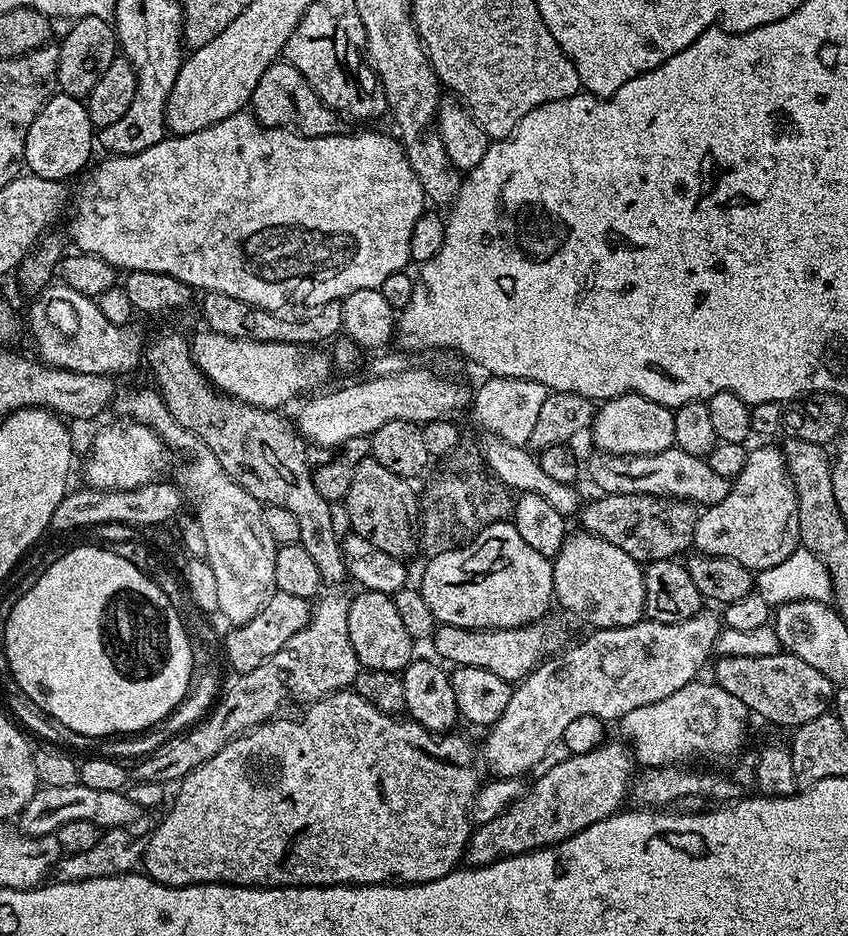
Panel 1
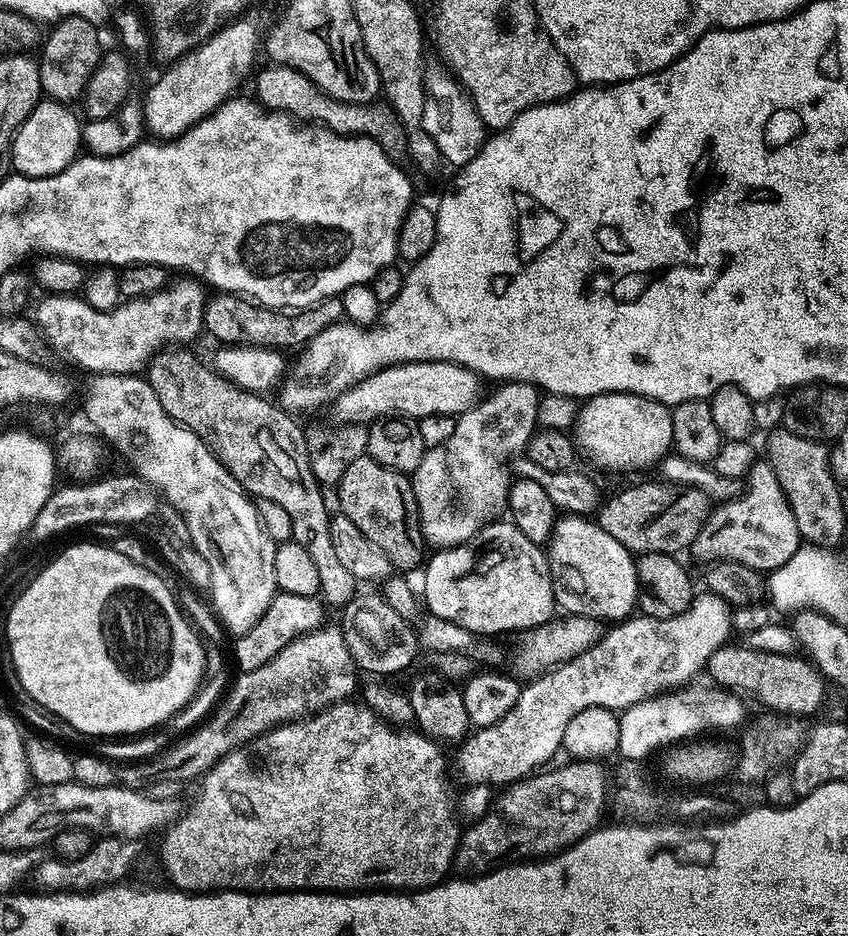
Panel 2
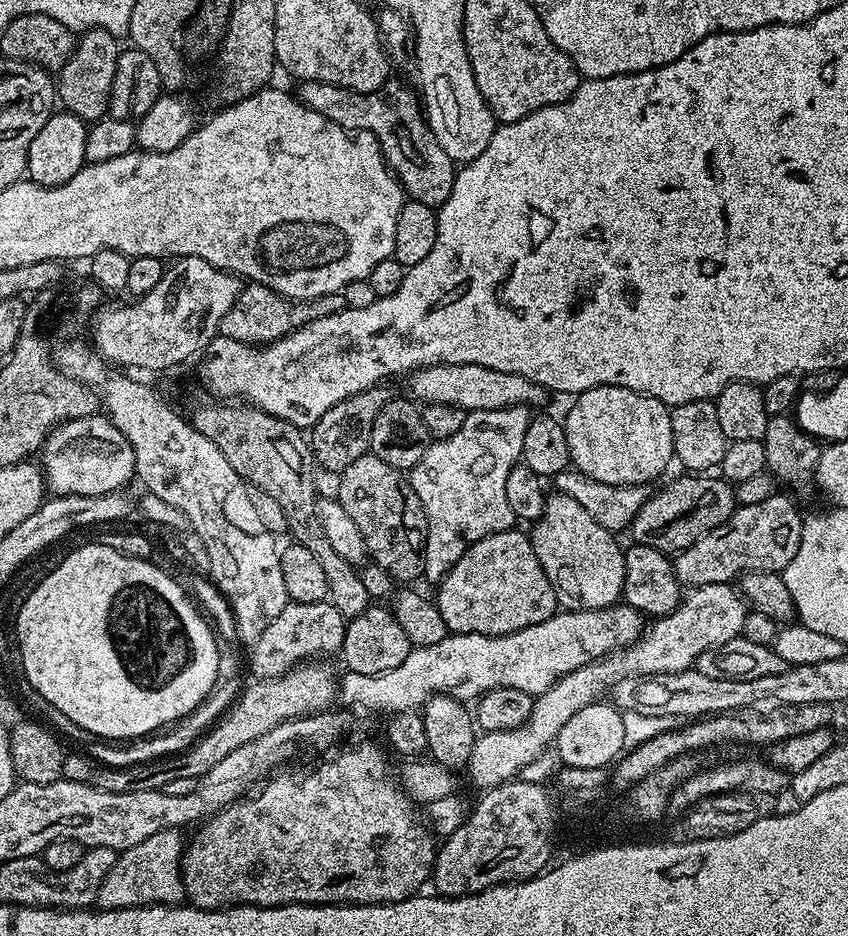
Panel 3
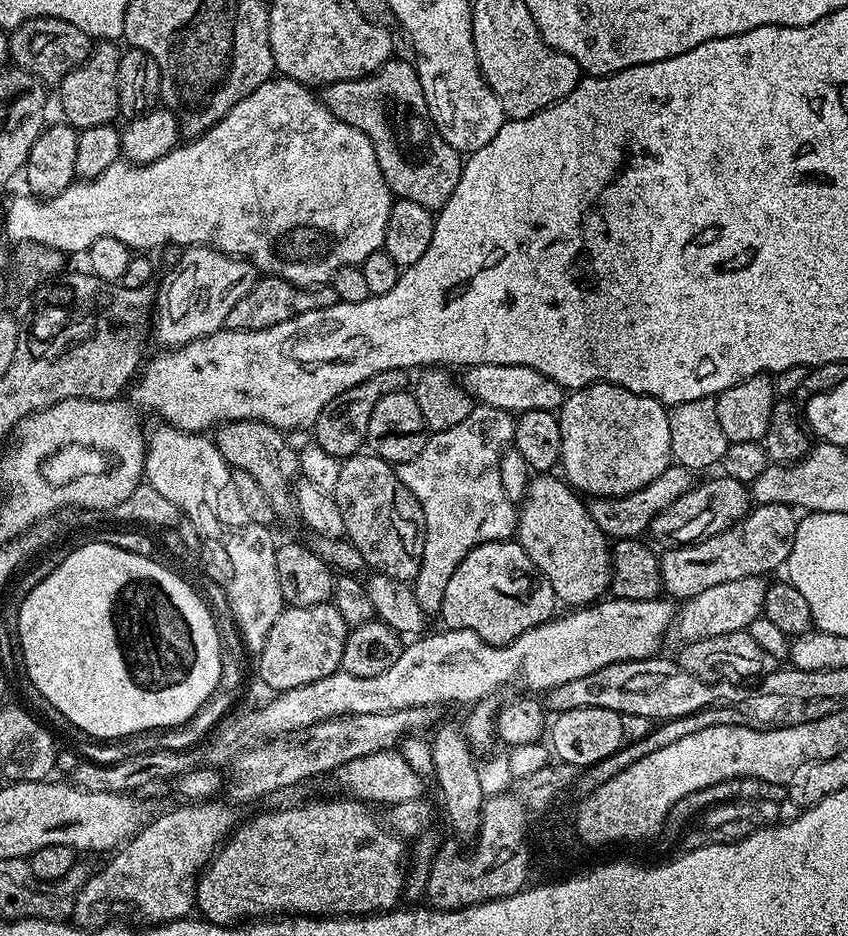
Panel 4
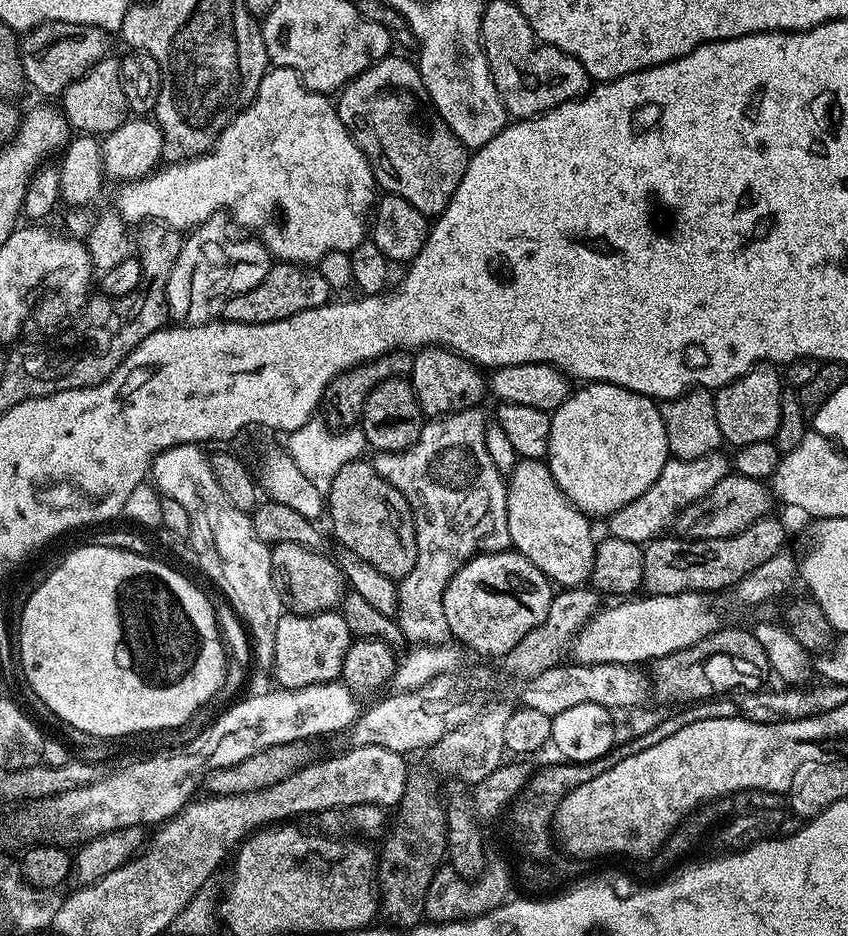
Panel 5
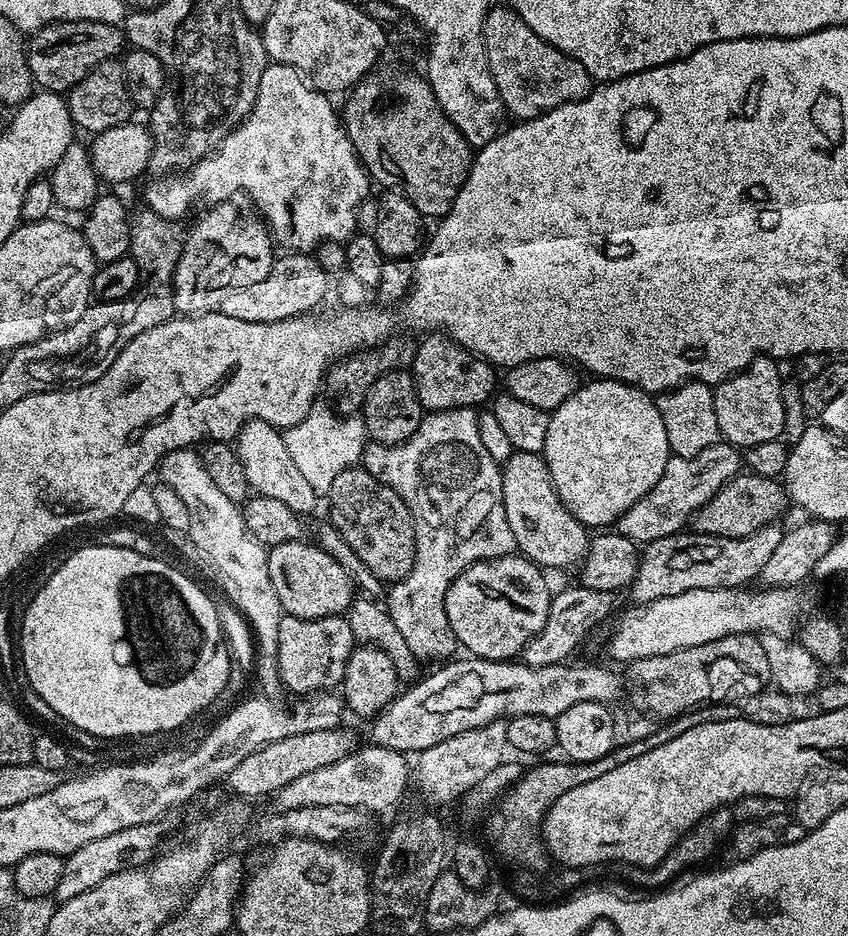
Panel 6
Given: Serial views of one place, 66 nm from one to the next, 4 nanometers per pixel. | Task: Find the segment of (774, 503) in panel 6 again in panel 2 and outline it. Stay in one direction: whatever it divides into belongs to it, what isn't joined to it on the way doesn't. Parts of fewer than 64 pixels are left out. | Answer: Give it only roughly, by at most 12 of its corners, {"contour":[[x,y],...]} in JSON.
{"contour":[[636,484],[598,522],[630,553],[691,549],[702,490]]}

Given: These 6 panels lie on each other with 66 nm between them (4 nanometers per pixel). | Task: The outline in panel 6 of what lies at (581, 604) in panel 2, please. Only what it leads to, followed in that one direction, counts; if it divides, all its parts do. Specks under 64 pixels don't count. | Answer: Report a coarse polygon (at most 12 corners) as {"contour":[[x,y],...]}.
{"contour":[[513,451],[502,502],[519,555],[583,565],[590,532],[558,498],[543,455]]}

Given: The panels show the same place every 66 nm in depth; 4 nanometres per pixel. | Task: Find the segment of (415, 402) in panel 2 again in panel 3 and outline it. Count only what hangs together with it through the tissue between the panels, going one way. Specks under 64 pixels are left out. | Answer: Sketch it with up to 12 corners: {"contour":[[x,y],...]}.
{"contour":[[473,364],[413,371],[411,395],[465,413],[519,404],[549,389],[522,374]]}

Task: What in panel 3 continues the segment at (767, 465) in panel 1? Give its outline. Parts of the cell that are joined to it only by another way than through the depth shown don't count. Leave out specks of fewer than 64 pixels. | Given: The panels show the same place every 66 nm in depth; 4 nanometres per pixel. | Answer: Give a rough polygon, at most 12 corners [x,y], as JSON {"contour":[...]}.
{"contour":[[780,494],[740,504],[675,553],[681,585],[778,572],[802,515]]}

